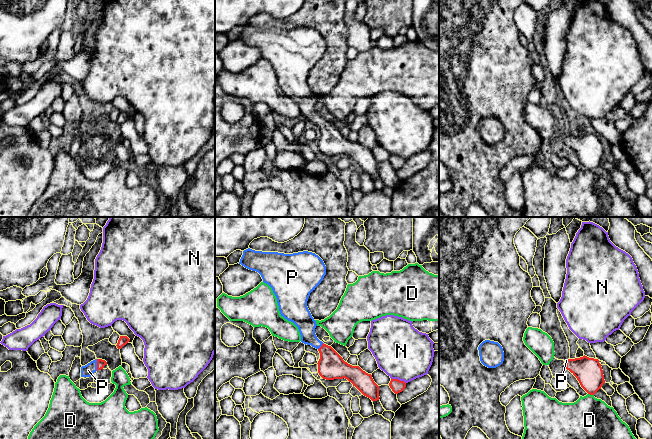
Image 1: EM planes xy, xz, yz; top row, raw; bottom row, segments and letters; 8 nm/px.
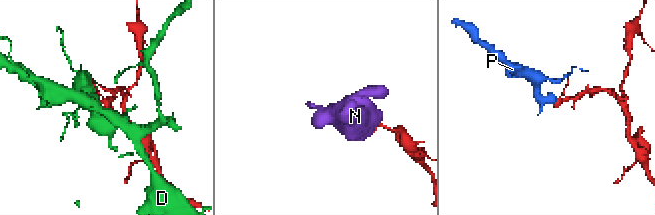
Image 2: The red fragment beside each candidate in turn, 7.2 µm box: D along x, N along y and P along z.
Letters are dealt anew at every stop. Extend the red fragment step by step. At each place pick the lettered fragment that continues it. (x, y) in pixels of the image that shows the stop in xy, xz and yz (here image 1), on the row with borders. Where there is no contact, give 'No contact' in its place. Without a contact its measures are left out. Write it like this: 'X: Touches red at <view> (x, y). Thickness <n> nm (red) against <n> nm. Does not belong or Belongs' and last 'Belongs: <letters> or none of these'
D: Touches red at yz (591, 394). Thickness 220 nm (red) against 340 nm. Does not belong
N: Touches red at xz (397, 379). Thickness 110 nm (red) against 440 nm. Does not belong
P: Touches red at xy (97, 365). Thickness 70 nm (red) against 100 nm. Belongs
Belongs: P

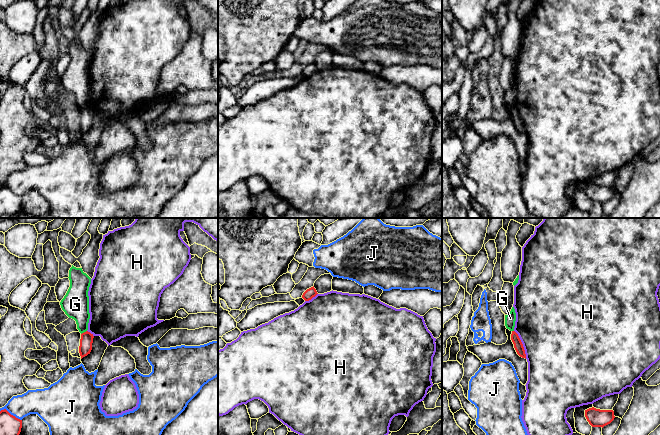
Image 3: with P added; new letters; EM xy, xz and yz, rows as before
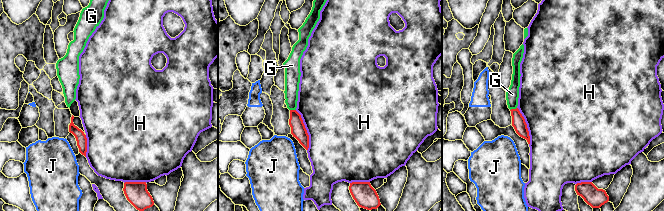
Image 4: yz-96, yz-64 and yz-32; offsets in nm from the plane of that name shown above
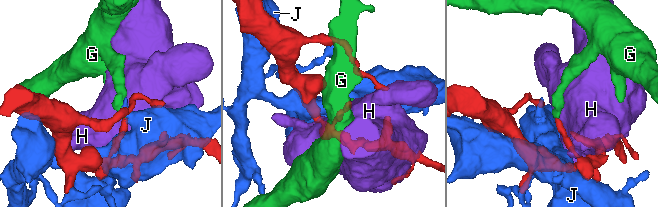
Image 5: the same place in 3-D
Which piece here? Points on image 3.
G: Touches red at xy (84, 332). Thickness 100 nm (red) against 220 nm. Does not belong
H: Touches red at yz (522, 344). Thickness 70 nm (red) against 500 nm. Does not belong
J: Touches red at xy (10, 414). Thickness 160 nm (red) against 200 nm. Does not belong
Belongs: none of these

